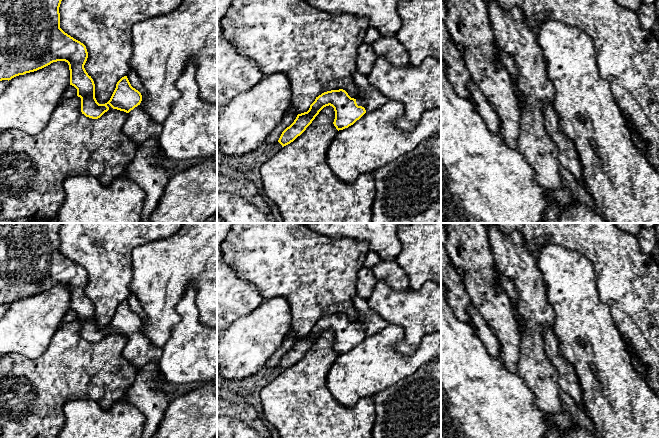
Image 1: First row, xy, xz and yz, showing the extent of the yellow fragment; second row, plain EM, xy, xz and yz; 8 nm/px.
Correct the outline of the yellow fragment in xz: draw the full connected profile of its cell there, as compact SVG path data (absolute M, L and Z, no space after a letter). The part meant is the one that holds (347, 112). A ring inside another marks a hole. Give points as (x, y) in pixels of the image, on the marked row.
M345 90L327 91L316 97L307 112L297 115L294 122L282 132L278 142L283 147L293 142L306 130L319 112L329 105L334 108L333 124L338 131L353 125L366 113L364 102L351 98Z

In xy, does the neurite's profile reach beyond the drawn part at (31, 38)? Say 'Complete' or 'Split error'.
Split error

